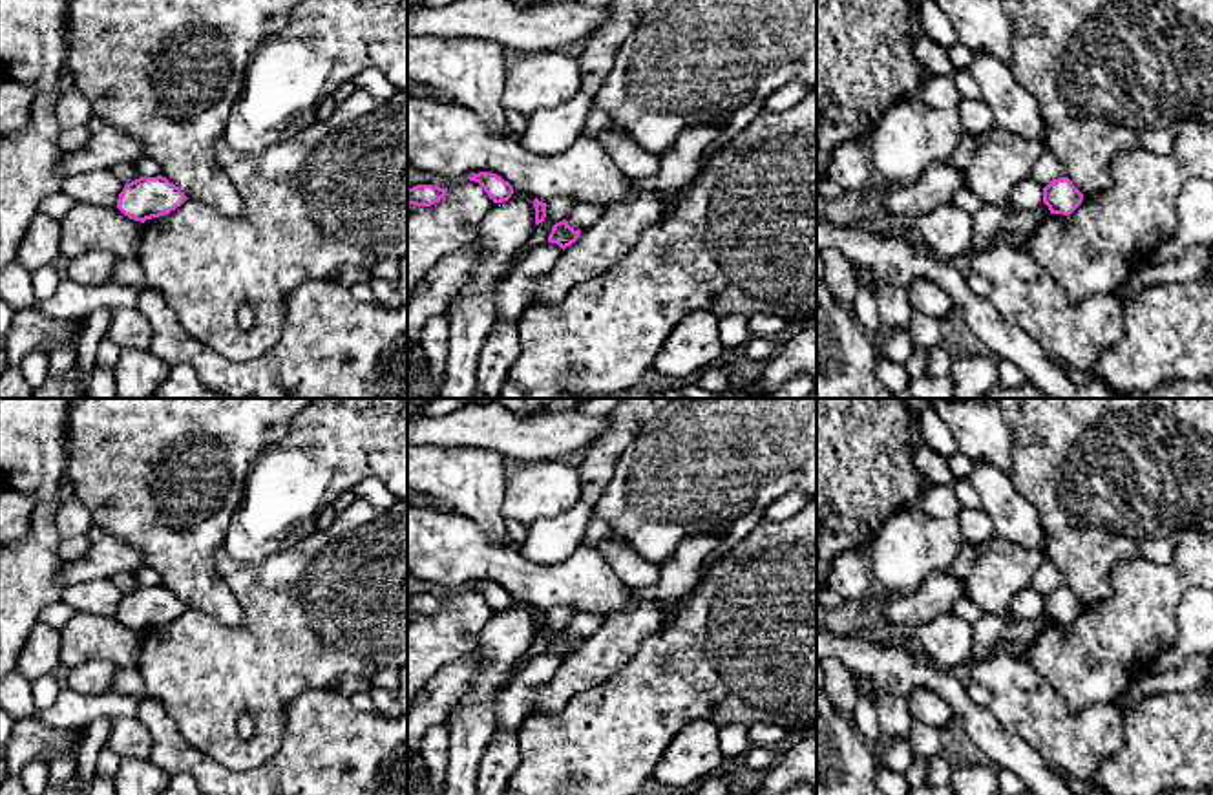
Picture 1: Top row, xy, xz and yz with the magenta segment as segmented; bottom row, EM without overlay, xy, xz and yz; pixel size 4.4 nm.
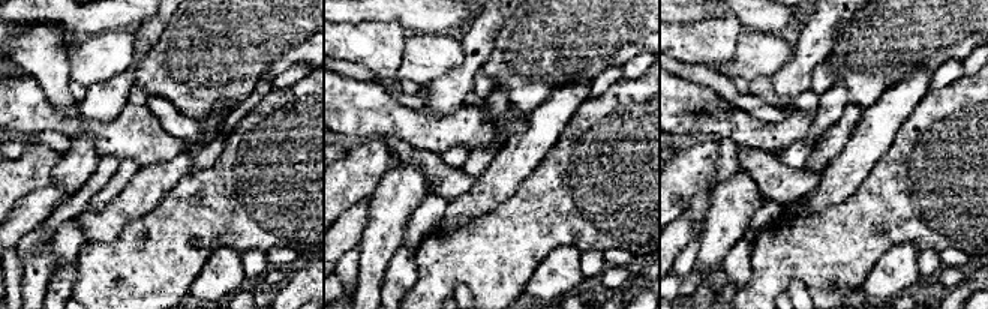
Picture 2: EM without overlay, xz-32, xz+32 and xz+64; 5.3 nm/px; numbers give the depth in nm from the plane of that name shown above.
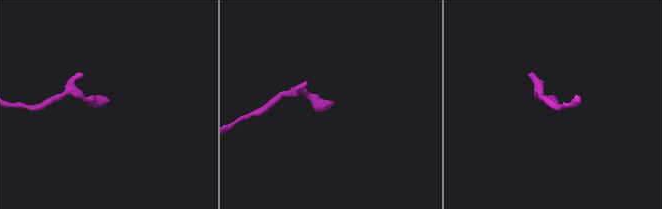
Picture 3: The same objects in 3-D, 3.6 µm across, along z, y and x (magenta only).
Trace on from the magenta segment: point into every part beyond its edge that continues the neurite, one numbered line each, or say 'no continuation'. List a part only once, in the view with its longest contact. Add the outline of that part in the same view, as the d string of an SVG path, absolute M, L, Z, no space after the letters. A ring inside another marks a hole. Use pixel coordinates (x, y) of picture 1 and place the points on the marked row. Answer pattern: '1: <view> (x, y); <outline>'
no continuation

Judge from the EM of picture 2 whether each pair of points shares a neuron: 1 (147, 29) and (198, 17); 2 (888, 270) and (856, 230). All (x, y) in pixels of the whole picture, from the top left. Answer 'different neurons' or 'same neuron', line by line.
1: different neurons
2: different neurons

